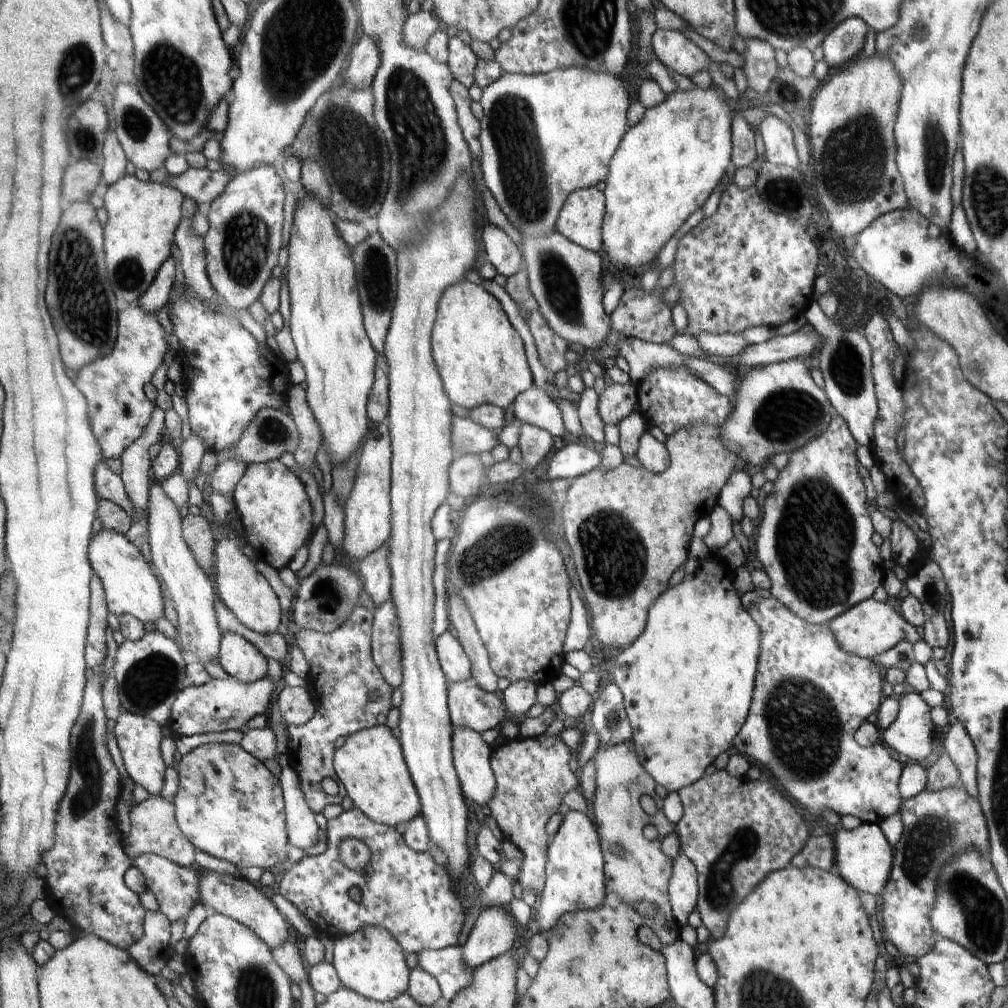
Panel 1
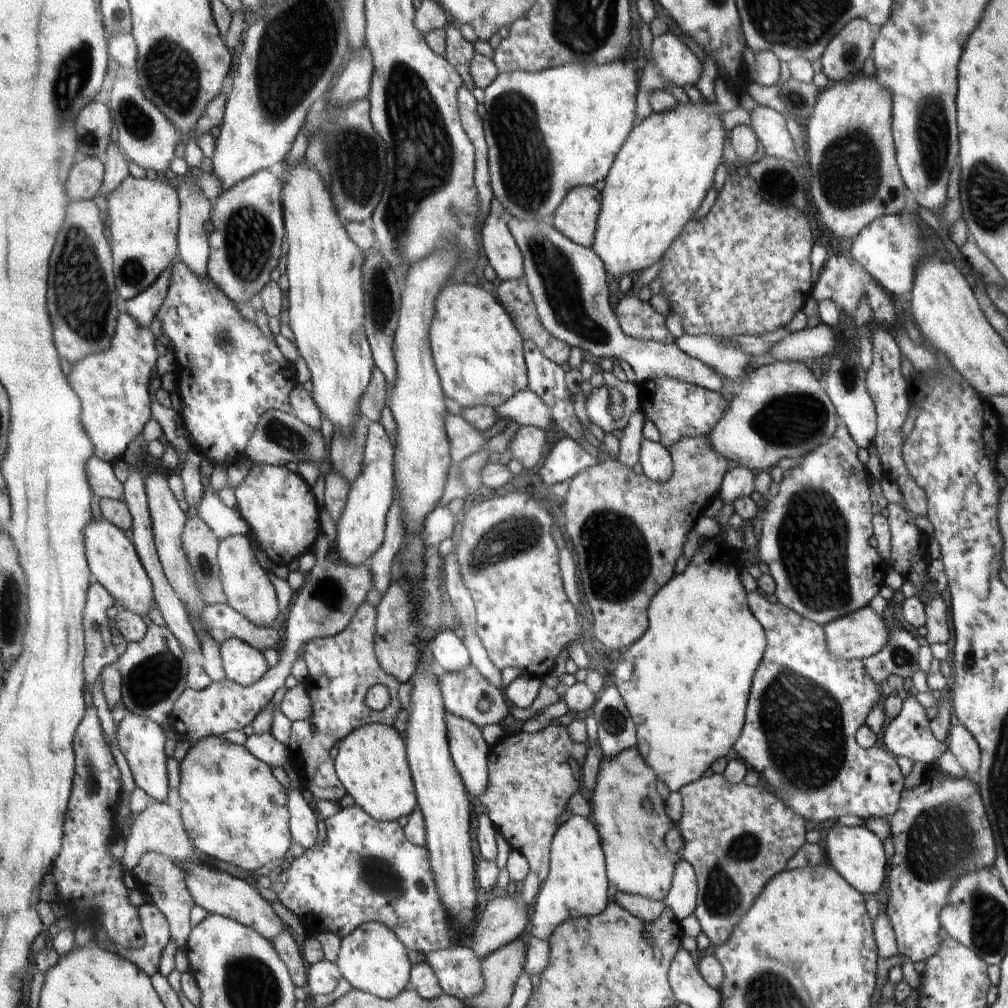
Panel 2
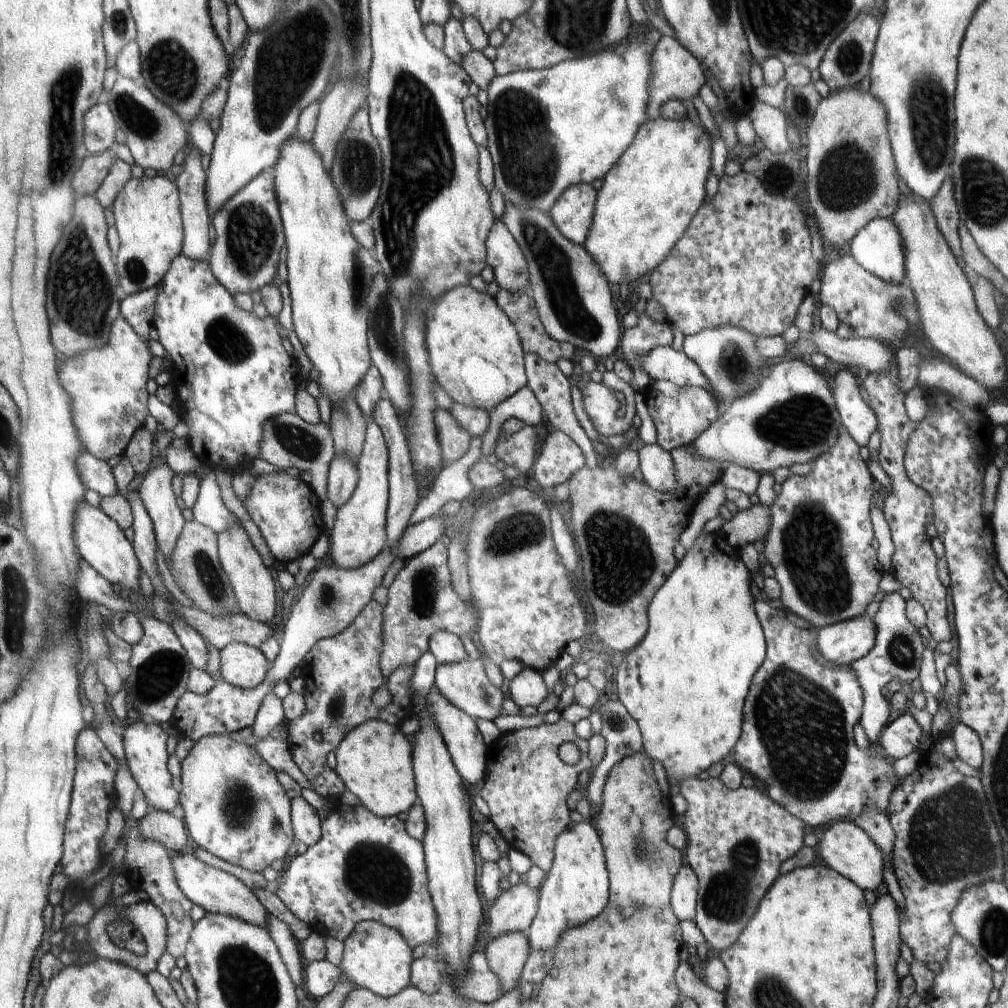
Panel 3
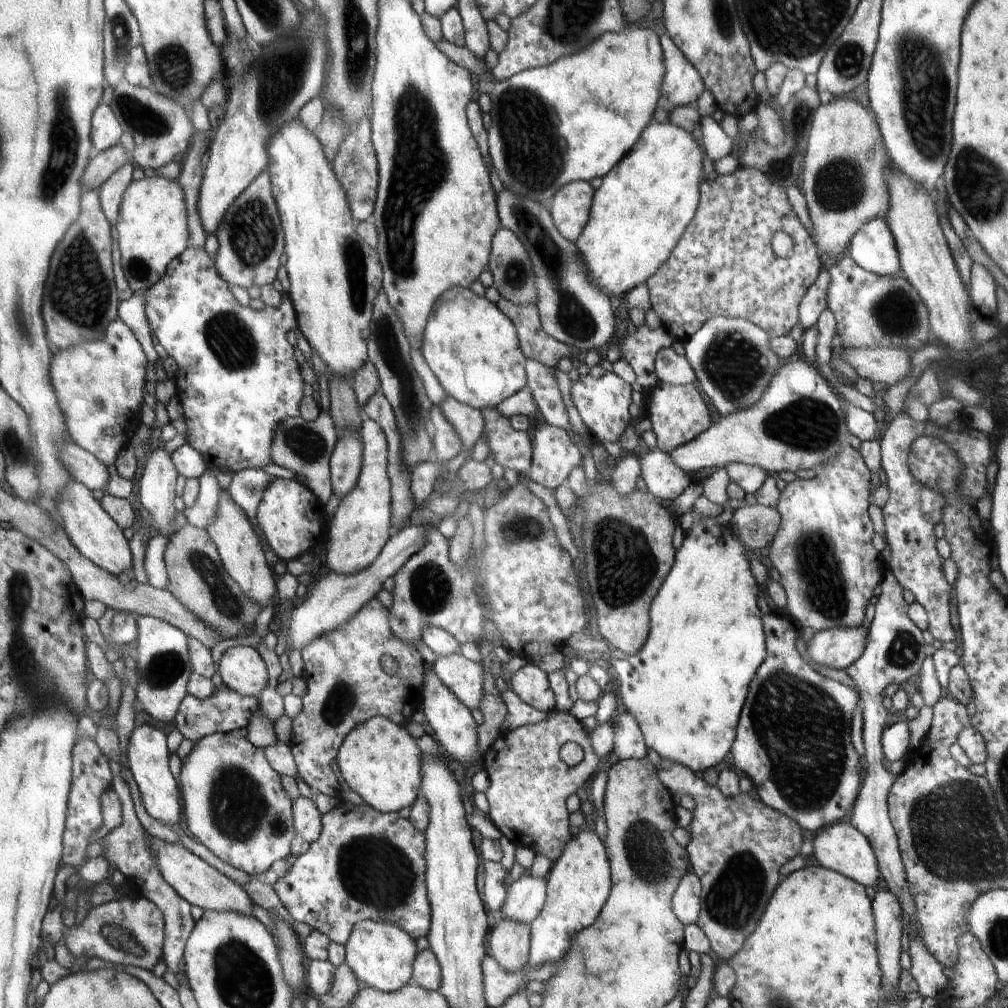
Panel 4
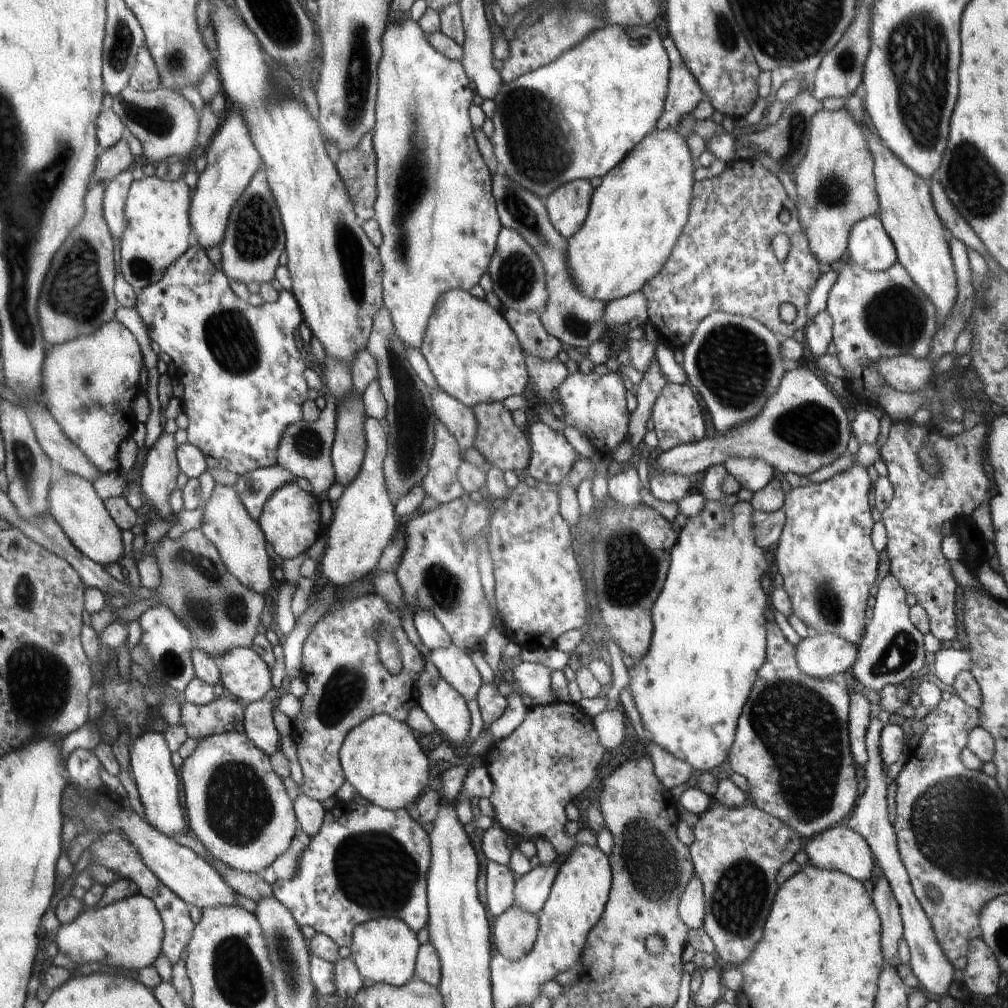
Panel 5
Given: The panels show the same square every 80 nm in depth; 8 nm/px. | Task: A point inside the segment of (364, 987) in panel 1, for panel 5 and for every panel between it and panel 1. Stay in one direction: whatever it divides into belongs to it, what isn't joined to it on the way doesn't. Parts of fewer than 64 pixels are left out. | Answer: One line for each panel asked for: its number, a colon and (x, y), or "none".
2: (372, 958)
3: (376, 957)
4: (380, 954)
5: (384, 950)

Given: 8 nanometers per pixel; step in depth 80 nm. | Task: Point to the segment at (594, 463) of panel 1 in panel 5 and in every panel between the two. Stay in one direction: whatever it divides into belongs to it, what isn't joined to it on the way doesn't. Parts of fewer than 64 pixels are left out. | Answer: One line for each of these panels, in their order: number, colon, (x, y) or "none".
2: (567, 458)
3: (560, 456)
4: (554, 456)
5: (552, 457)

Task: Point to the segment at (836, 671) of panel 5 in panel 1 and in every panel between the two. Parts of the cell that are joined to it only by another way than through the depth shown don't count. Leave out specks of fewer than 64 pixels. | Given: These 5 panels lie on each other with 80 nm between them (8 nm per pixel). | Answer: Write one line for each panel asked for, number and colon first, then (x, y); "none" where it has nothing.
1: (869, 629)
2: (861, 634)
3: (842, 643)
4: (838, 648)

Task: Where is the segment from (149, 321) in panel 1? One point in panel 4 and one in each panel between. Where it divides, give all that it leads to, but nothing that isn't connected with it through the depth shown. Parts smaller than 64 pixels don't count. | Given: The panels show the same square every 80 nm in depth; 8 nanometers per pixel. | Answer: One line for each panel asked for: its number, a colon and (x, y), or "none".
2: (114, 384)
3: (108, 384)
4: (100, 383)

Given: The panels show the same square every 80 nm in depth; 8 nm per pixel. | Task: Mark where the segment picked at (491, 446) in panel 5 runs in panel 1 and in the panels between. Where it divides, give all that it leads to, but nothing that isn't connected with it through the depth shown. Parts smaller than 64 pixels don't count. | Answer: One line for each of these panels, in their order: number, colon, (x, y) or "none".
1: (535, 443)
2: (527, 446)
3: (518, 449)
4: (512, 449)

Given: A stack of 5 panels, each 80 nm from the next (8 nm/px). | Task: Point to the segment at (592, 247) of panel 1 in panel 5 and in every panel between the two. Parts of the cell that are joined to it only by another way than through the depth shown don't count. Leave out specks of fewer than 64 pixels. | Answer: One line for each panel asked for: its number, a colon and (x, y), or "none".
2: (576, 219)
3: (572, 214)
4: (570, 208)
5: (568, 206)

